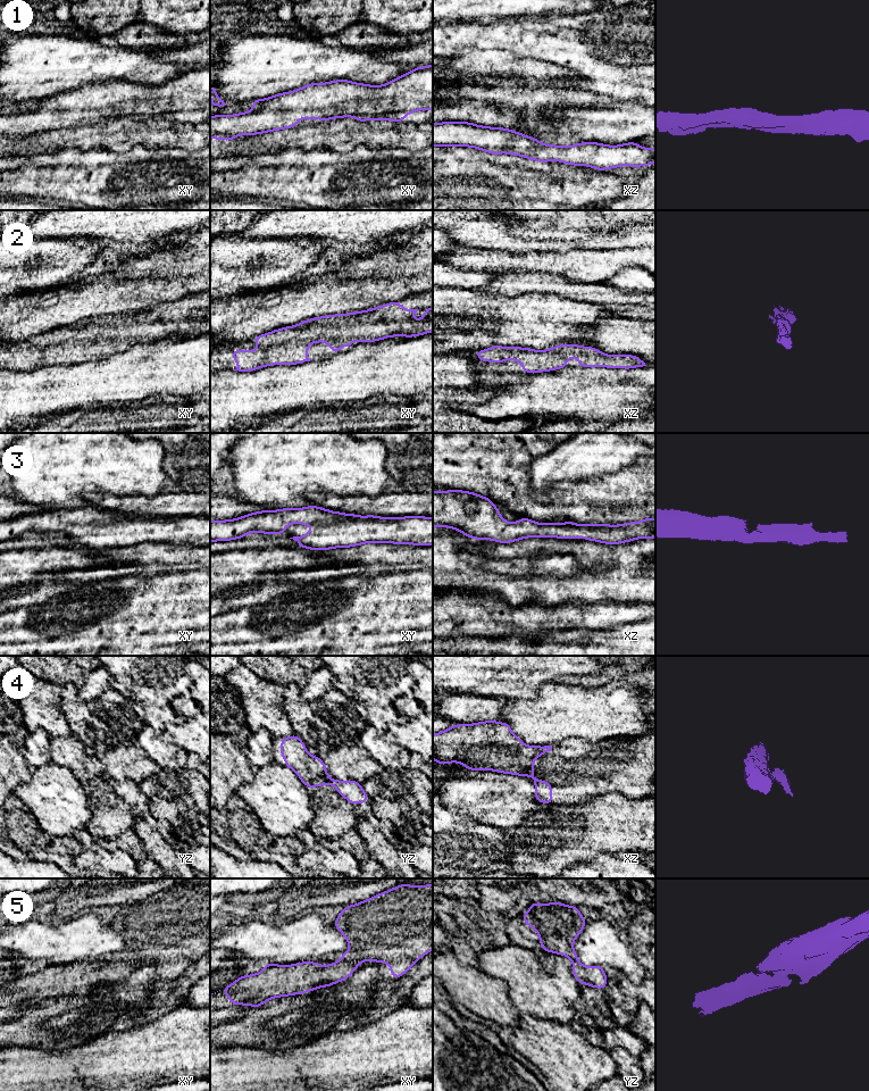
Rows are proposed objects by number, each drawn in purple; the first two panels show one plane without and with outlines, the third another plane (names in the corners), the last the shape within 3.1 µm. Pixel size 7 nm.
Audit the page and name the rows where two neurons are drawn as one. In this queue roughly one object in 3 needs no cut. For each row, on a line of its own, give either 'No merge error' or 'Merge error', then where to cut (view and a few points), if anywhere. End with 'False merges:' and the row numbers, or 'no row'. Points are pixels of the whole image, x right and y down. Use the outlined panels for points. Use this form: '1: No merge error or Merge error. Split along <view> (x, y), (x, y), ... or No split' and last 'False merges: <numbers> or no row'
1: No merge error. No split
2: No merge error. No split
3: No merge error. No split
4: Merge error. Split along yz (329, 780), (333, 784)
5: No merge error. No split
False merges: 4

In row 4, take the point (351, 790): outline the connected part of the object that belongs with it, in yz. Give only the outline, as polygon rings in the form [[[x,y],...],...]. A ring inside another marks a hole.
[[[331,778],[333,785],[335,786],[337,793],[346,799],[353,806],[369,802],[369,797],[362,789],[361,784],[354,780],[339,781],[336,778]]]

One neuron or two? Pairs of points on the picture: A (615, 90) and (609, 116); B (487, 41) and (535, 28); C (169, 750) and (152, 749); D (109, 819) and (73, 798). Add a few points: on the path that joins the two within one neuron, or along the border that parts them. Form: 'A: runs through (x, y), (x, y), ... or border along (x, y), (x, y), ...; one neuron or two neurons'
A: border along (599, 96), (638, 103); two neurons
B: runs through (499, 34), (524, 34); one neuron
C: runs through (165, 750), (157, 749); one neuron
D: border along (85, 793), (91, 810), (91, 819), (86, 826); two neurons

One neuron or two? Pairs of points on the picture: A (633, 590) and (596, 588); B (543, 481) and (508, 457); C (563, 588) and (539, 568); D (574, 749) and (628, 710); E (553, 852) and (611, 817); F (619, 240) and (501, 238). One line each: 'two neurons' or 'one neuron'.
A: one neuron
B: two neurons
C: two neurons
D: two neurons
E: one neuron
F: one neuron

